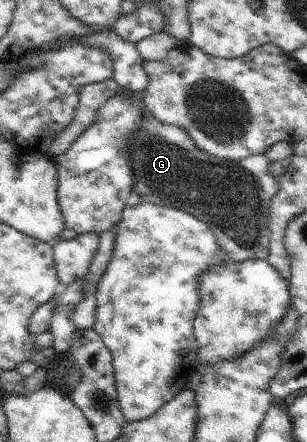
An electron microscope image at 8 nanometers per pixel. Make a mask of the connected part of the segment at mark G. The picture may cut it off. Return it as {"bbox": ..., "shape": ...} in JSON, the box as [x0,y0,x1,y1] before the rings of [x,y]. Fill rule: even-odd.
{"bbox":[129,112,279,262],"shape":[[[144,112],[139,122],[139,129],[134,131],[129,142],[129,160],[135,175],[134,192],[146,203],[175,207],[201,221],[215,234],[217,243],[226,250],[228,261],[244,262],[248,259],[267,259],[269,238],[271,235],[267,214],[272,196],[278,192],[279,182],[271,173],[271,160],[264,155],[254,155],[245,160],[222,160],[197,149],[193,140],[176,125],[165,125],[150,113]]]}

